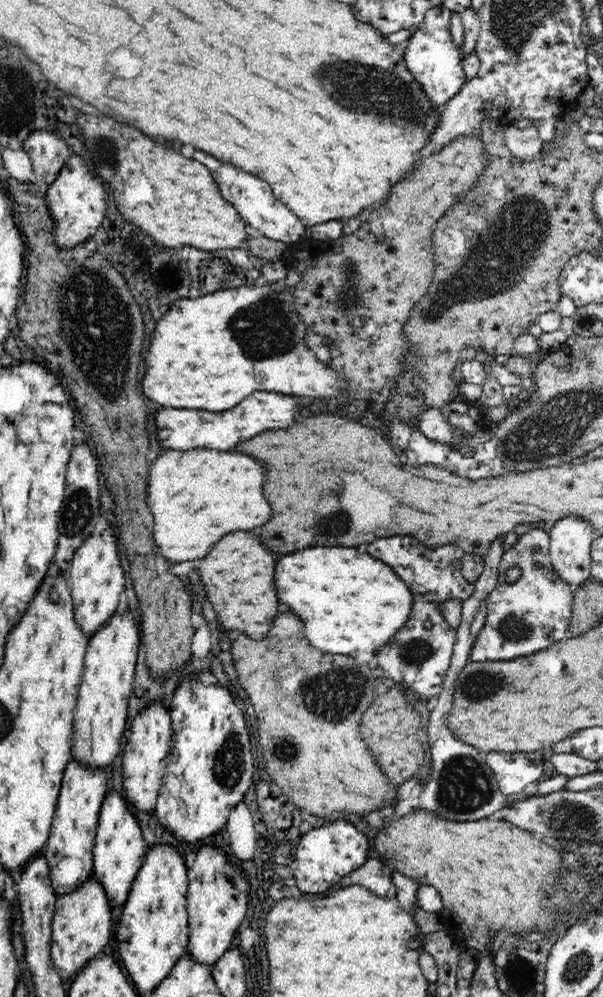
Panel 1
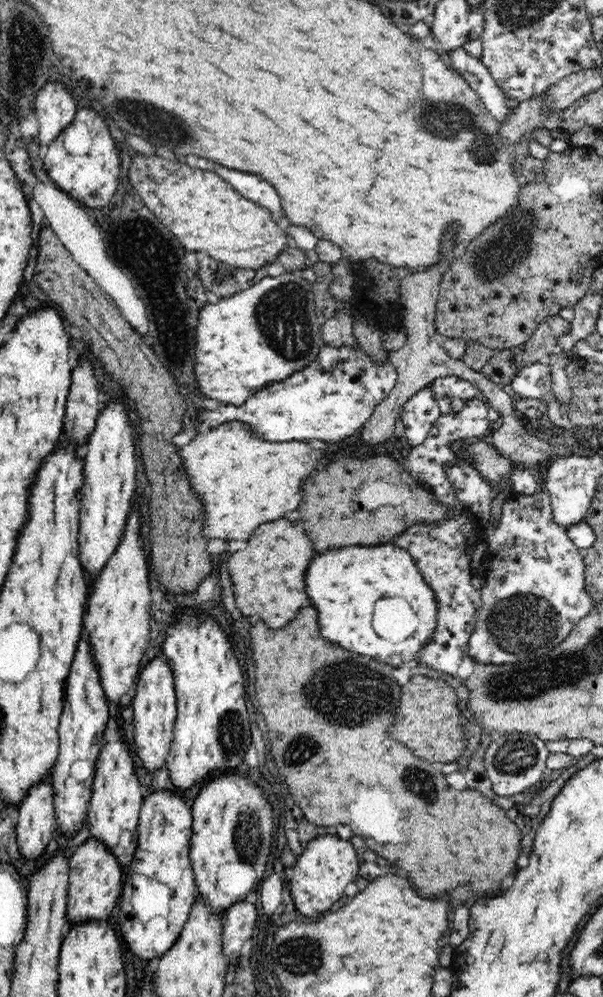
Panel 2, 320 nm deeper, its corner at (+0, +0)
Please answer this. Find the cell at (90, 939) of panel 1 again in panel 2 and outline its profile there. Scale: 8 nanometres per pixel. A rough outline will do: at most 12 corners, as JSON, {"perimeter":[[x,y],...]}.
{"perimeter":[[88,837],[68,862],[71,927],[106,922],[125,868]]}

